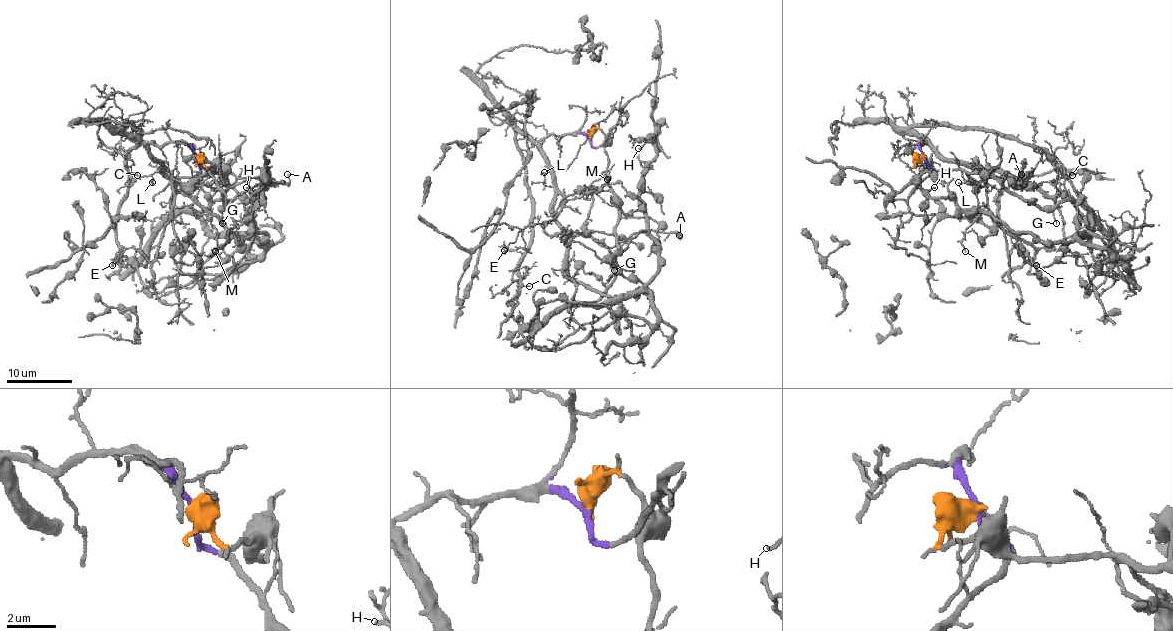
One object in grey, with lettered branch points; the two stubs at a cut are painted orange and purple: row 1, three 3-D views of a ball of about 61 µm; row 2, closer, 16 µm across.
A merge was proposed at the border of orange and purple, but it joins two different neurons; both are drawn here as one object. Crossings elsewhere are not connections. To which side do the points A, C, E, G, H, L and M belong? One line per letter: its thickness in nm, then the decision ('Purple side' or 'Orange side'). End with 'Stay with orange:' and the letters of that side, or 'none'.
A: Thickness 110 nm. Purple side
C: Thickness 110 nm. Purple side
E: Thickness 130 nm. Purple side
G: Thickness 90 nm. Orange side
H: Thickness 130 nm. Orange side
L: Thickness 80 nm. Purple side
M: Thickness 90 nm. Purple side
Stay with orange: G, H

